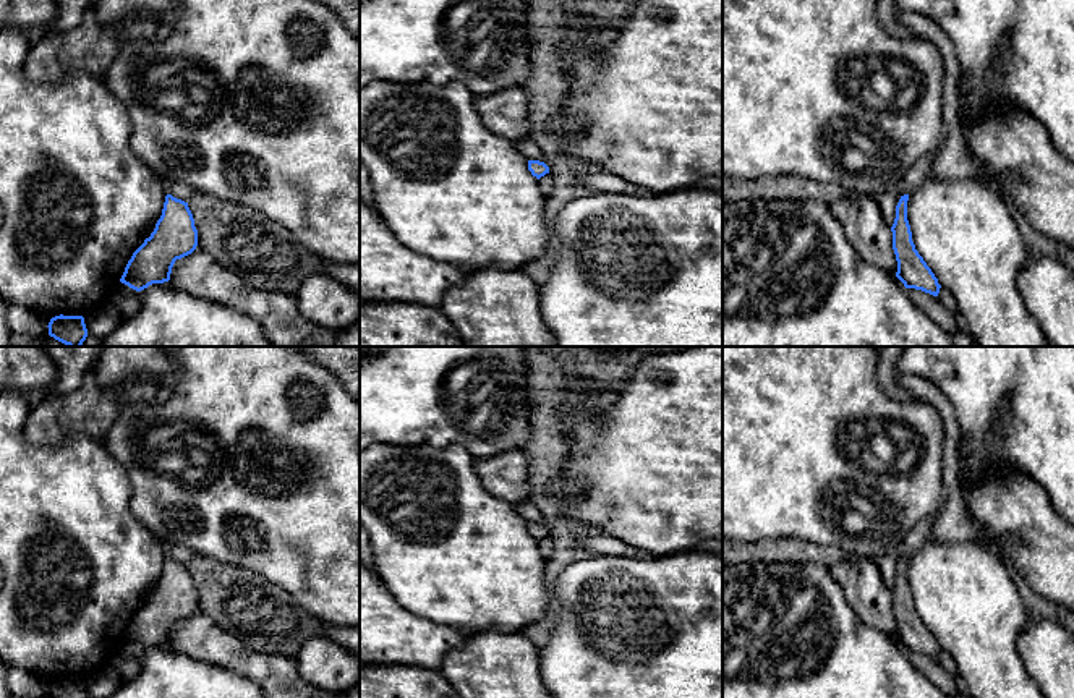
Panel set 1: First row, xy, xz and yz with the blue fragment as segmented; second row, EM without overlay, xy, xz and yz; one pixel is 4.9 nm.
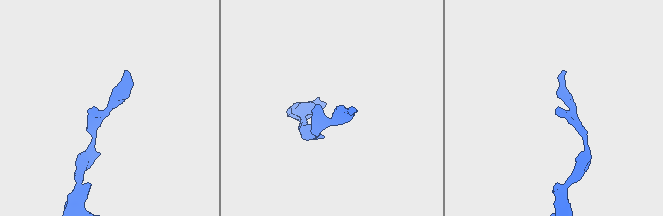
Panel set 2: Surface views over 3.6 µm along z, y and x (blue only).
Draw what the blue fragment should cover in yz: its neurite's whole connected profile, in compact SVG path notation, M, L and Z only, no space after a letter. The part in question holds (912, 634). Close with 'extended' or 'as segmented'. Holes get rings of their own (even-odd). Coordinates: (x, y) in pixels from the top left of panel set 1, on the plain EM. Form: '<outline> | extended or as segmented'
M941 505L927 518L920 520L902 539L899 554L901 562L896 568L896 581L891 589L893 594L893 612L897 624L896 640L904 646L906 651L922 653L933 659L938 659L941 648L938 641L927 628L923 620L915 612L912 604L912 594L907 583L907 564L909 559L922 549L927 543L927 534L931 523L940 515Z | extended

